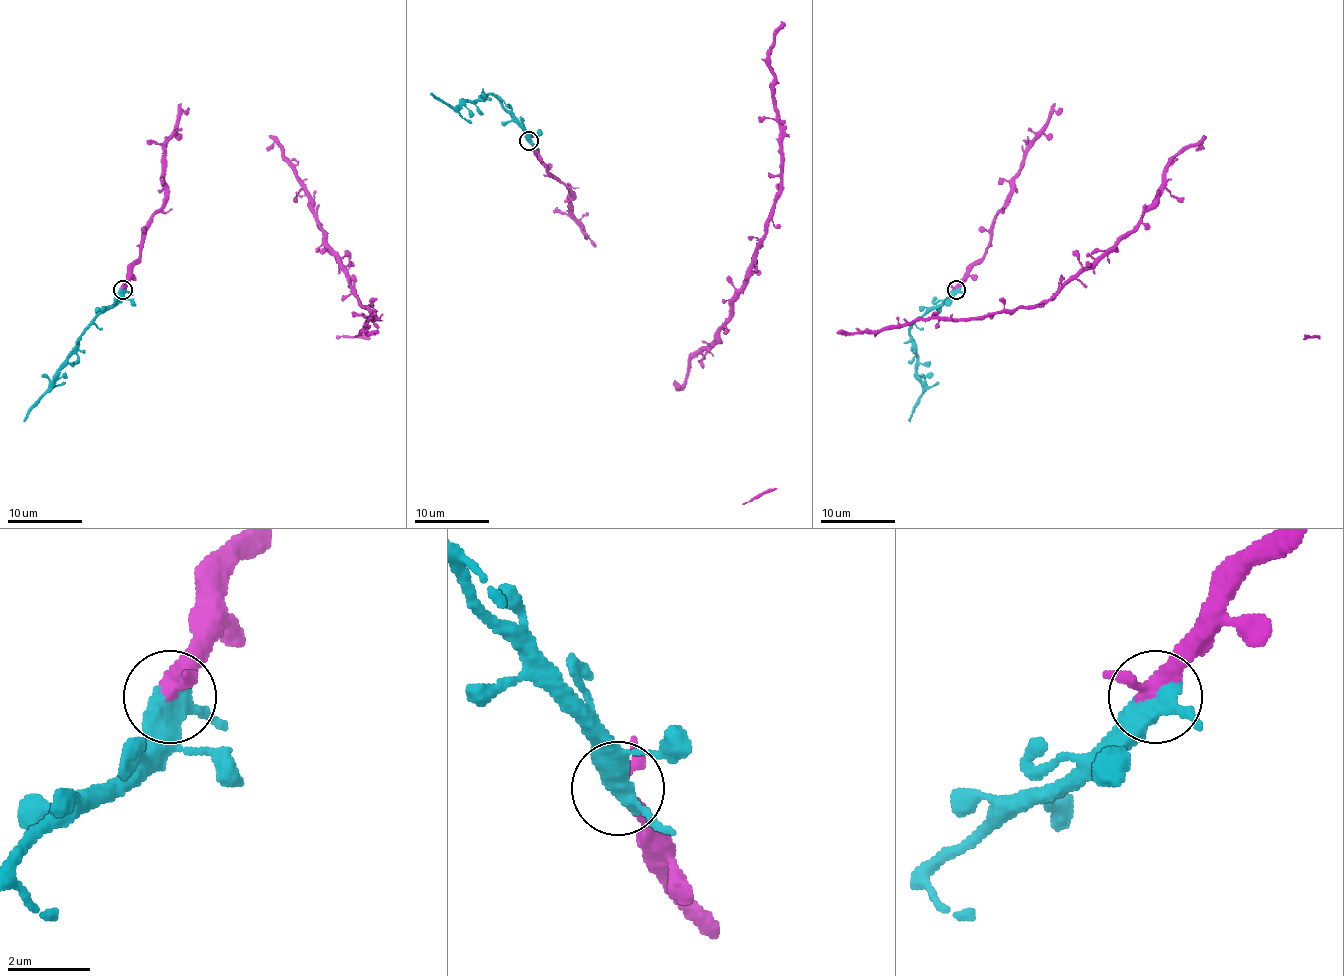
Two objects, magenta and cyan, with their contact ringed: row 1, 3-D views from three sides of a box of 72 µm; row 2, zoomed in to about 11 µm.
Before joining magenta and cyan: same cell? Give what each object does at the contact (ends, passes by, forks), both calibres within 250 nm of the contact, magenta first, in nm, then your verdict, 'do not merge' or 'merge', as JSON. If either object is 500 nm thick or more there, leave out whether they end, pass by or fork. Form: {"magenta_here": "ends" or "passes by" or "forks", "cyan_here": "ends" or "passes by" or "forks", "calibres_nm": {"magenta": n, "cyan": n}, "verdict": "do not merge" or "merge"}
{"magenta_here": "passes by", "cyan_here": "passes by", "calibres_nm": {"magenta": 320, "cyan": 460}, "verdict": "merge"}

